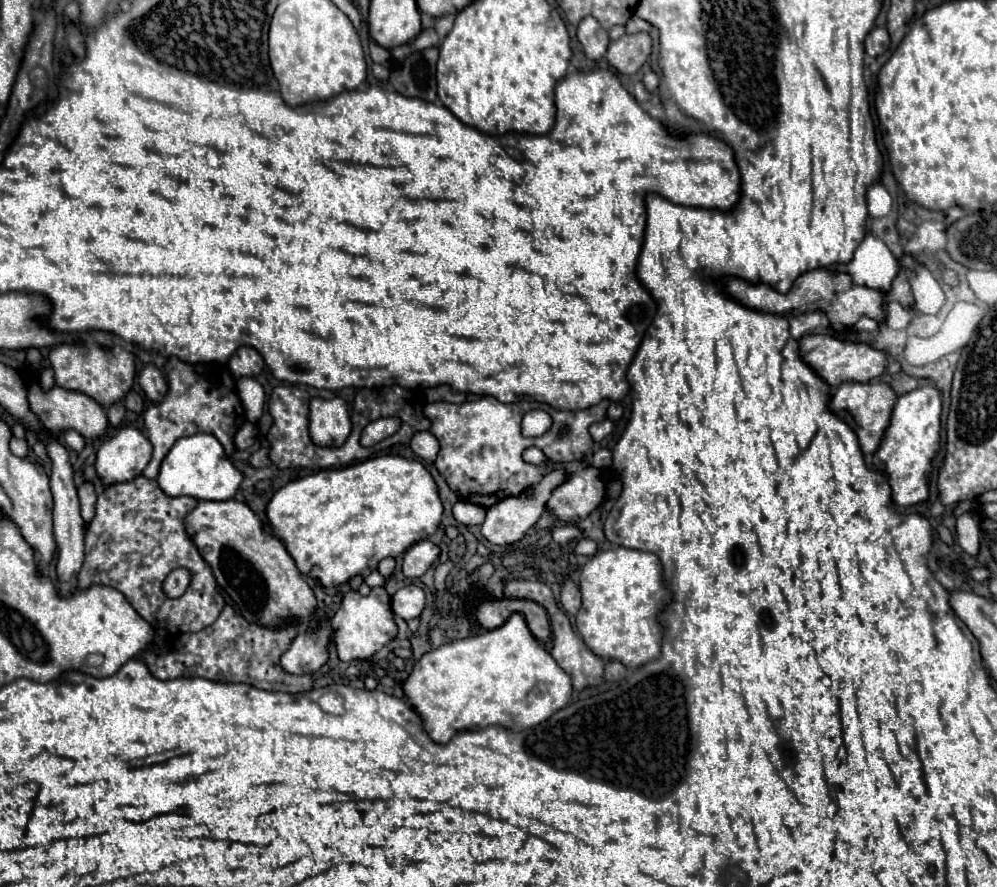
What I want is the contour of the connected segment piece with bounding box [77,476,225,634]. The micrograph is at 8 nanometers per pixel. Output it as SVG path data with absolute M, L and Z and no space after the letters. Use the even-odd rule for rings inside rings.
M145 476L109 486L99 494L95 518L87 524L85 562L77 574L79 588L91 584L111 586L119 590L153 628L171 634L199 632L211 626L221 614L225 600L219 594L209 564L199 554L185 528L185 516L195 504L197 500L191 496L167 496L155 480L147 480ZM175 568L191 570L193 580L181 598L171 600L163 594L161 584Z

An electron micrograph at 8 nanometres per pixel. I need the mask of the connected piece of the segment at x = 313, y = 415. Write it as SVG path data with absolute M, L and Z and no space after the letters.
M311 398L309 432L317 446L343 446L351 432L347 402L341 398Z

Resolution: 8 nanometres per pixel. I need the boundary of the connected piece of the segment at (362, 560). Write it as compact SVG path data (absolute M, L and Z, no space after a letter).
M403 456L369 458L347 468L323 469L293 480L275 492L267 510L273 534L285 542L299 572L317 578L325 588L339 586L359 574L371 574L383 558L396 558L409 544L431 536L443 516L443 504L433 476L419 460L407 460Z

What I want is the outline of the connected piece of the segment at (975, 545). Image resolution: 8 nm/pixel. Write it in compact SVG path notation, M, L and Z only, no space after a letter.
M957 518L957 544L971 556L977 556L979 552L979 540L981 530L979 524L971 524L971 518Z

